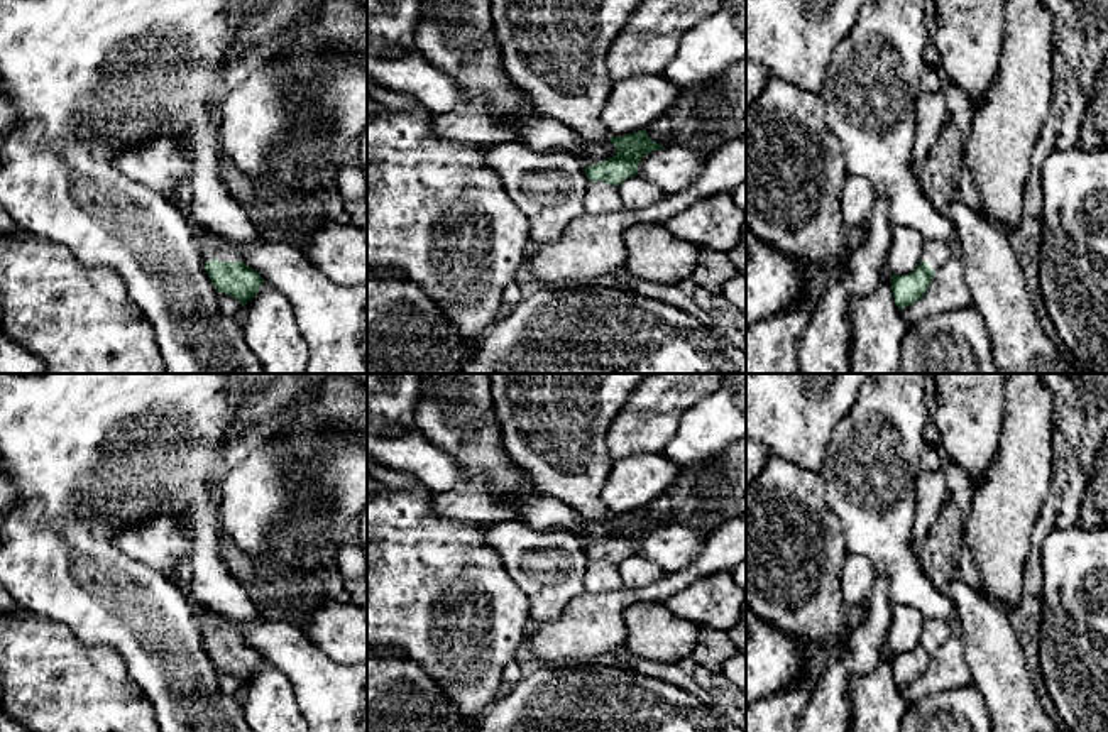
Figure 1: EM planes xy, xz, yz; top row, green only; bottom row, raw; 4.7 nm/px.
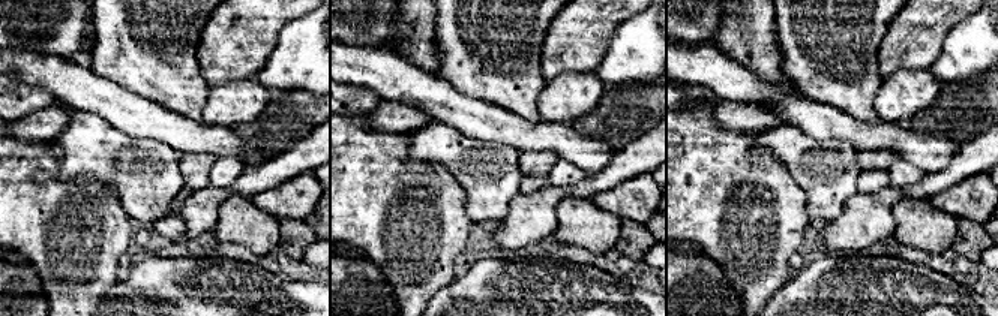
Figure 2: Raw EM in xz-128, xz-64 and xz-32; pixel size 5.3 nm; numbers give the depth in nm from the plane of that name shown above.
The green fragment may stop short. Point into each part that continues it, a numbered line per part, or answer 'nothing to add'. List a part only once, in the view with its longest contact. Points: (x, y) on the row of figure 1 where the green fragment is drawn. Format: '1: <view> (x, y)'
1: xy (212, 245)

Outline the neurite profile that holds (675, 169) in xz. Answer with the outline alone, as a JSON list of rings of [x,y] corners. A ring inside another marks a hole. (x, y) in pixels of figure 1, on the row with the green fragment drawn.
[[[688,147],[658,149],[638,164],[638,178],[650,181],[666,196],[687,191],[702,174],[707,156]]]

